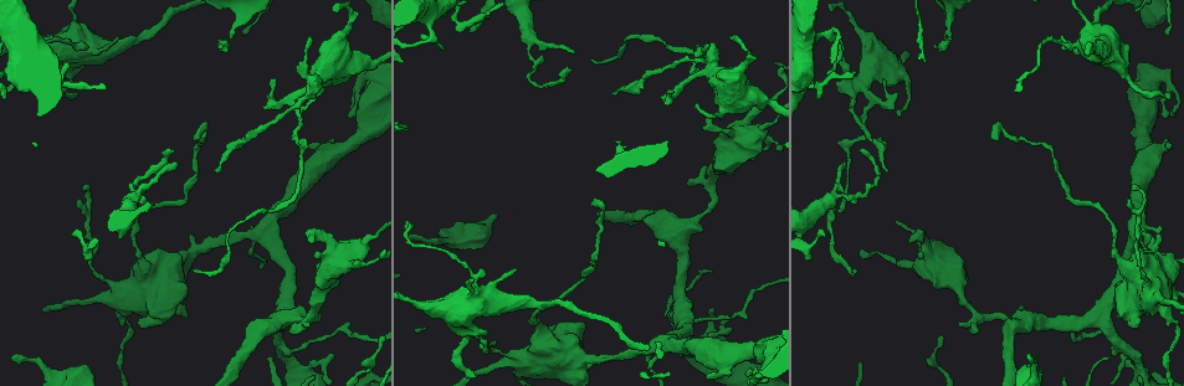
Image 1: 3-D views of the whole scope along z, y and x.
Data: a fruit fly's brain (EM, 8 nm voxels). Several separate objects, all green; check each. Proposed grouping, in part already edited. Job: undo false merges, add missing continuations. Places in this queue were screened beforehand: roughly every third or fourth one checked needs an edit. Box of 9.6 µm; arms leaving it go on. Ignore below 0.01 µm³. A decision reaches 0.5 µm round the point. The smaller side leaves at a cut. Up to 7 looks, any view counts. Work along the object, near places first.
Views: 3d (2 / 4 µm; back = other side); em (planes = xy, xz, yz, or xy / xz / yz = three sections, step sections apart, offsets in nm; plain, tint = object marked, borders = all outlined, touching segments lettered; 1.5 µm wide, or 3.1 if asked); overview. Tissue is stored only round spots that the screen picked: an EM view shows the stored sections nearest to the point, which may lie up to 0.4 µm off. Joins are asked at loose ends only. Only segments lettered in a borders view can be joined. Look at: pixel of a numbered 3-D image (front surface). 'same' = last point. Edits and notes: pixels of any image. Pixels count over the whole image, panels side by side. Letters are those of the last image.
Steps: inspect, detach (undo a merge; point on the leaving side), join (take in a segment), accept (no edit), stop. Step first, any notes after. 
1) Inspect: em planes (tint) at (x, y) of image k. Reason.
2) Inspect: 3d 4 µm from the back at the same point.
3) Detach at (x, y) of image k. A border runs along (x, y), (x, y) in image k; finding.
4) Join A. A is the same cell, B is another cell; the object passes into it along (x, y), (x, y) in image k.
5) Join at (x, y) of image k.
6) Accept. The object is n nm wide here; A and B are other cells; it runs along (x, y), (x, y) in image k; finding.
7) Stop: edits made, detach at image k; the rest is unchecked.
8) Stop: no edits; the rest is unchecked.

Inspect: em xz step 8 (borders) at (691, 78) of image 1. Three-way junction.

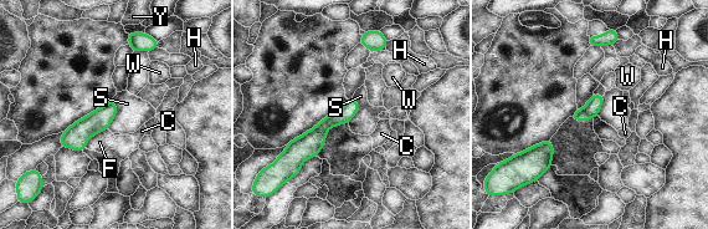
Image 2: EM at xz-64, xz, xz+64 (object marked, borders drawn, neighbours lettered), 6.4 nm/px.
Accept. C, F, H, S, W and Y are other cells; it runs along (354, 105), (302, 148), (291, 151) in image 2; all the same neuron.

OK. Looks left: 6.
Inspect: em xz step 8 (tint) at (909, 242) of image 1. Branch stops here.

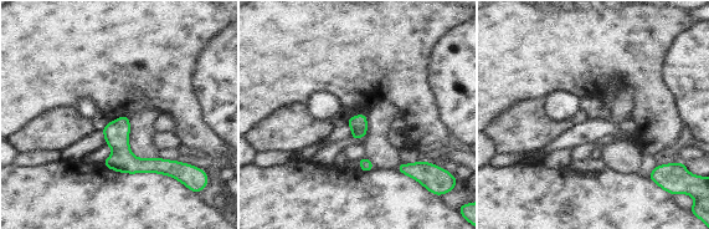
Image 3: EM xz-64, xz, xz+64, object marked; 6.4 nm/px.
Inspect: em planes (borders) at the same point.

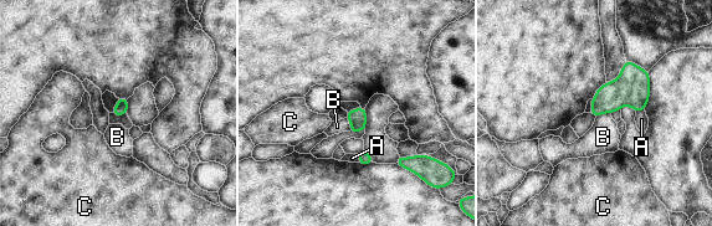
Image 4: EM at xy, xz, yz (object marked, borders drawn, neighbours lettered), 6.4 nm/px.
Accept. A, B and C are other cells; a border runs along (610, 112), (603, 112), (595, 118) in image 4; none of them fits.

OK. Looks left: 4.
Inspect: 3d 4 µm at (530, 321) of image 1. Calibre changes.

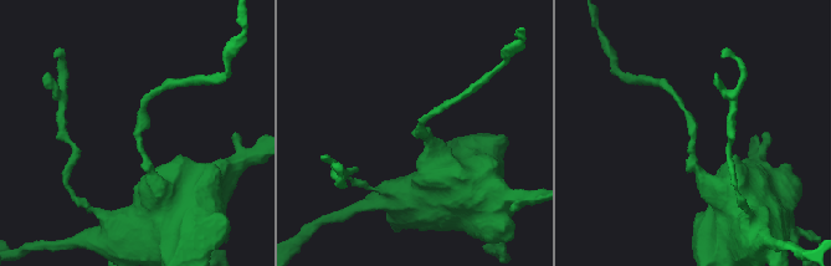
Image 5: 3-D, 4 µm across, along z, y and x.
Inspect: em xz step 4 (tint) at (694, 146) of image 5. Shape alone is not enough.

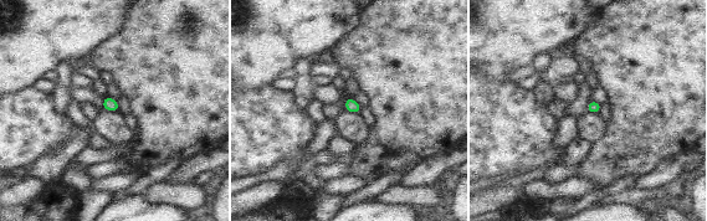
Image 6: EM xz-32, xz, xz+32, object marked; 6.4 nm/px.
Inspect: em planes (borders) at the same point. Another direction.

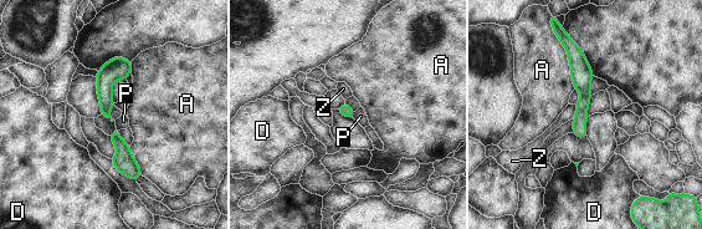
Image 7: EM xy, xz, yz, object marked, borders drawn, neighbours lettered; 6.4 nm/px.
Accept. A, D, P and Z are other cells; it runs along (568, 46), (582, 74), (583, 135) in image 7; all the same neuron.

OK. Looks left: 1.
Stop: no edits; the rest is unchecked.

